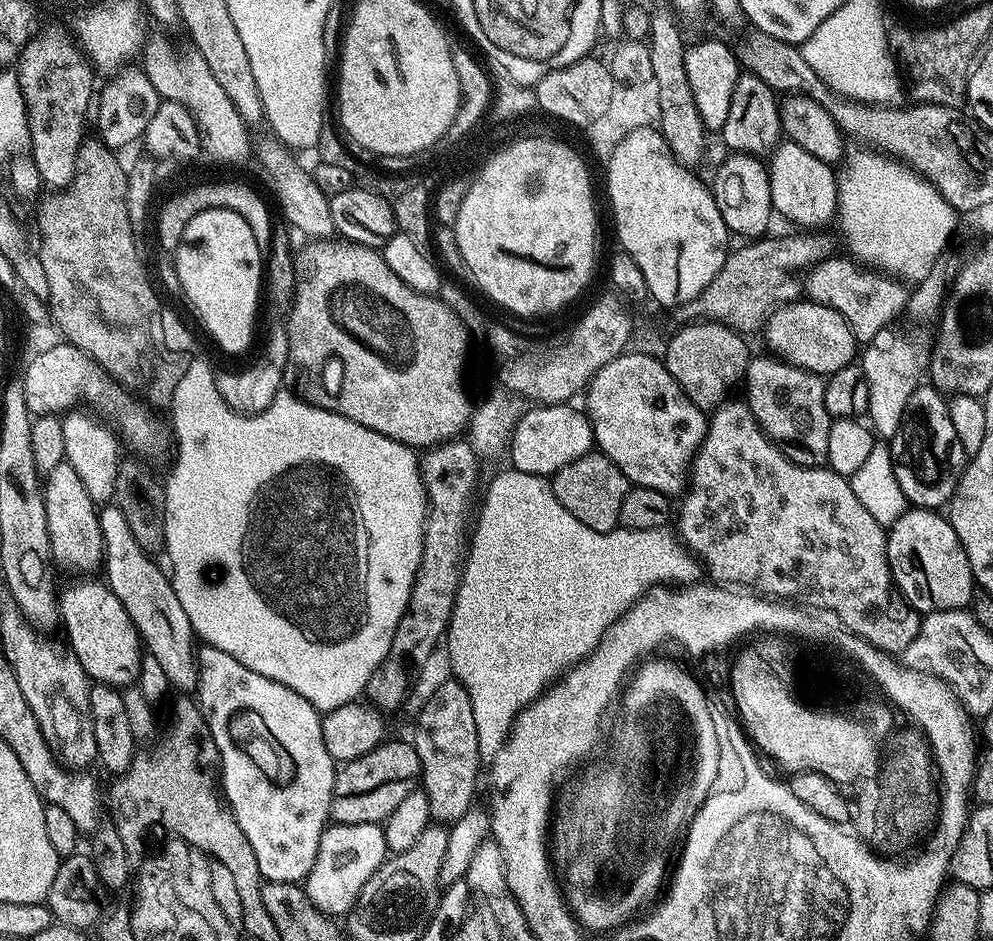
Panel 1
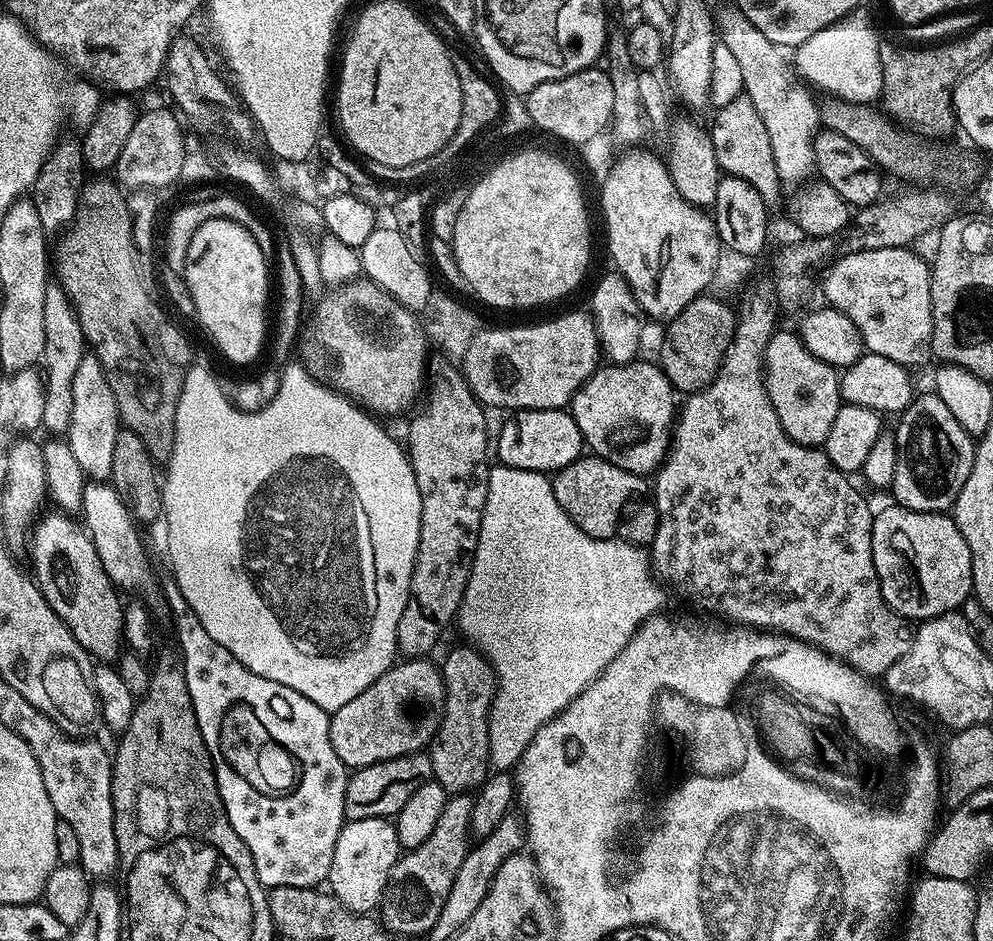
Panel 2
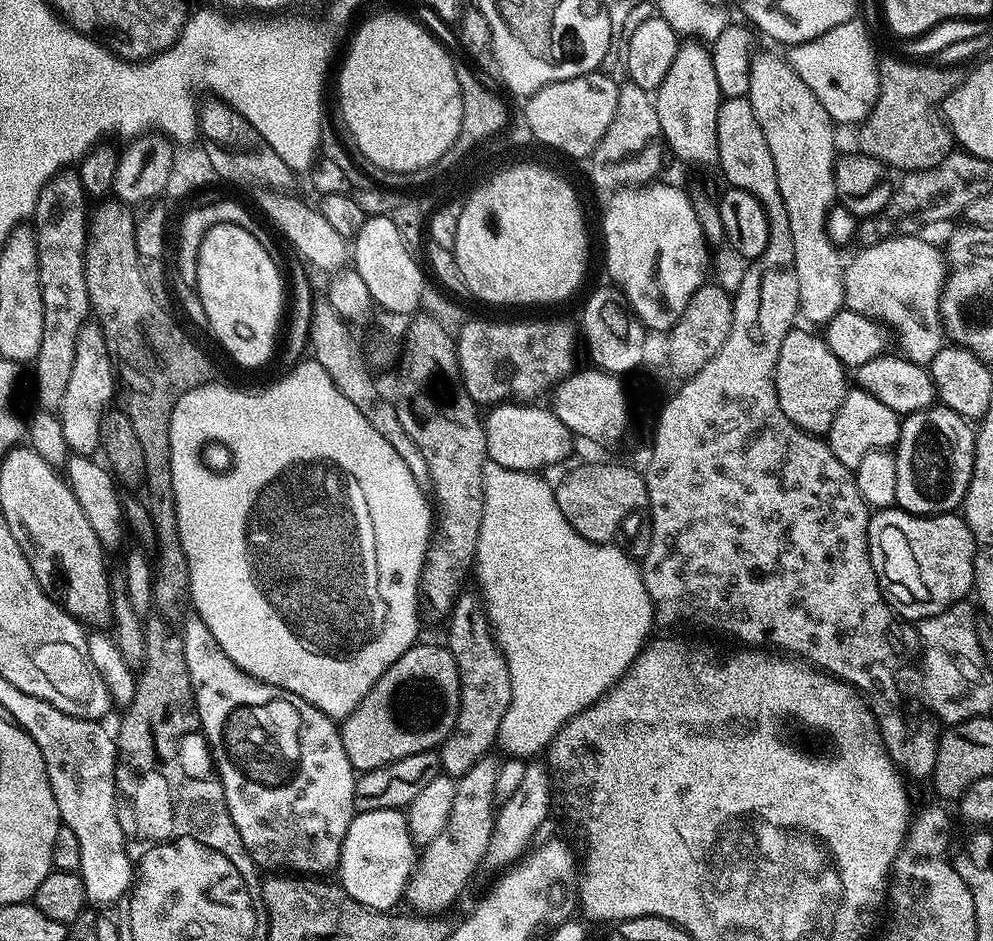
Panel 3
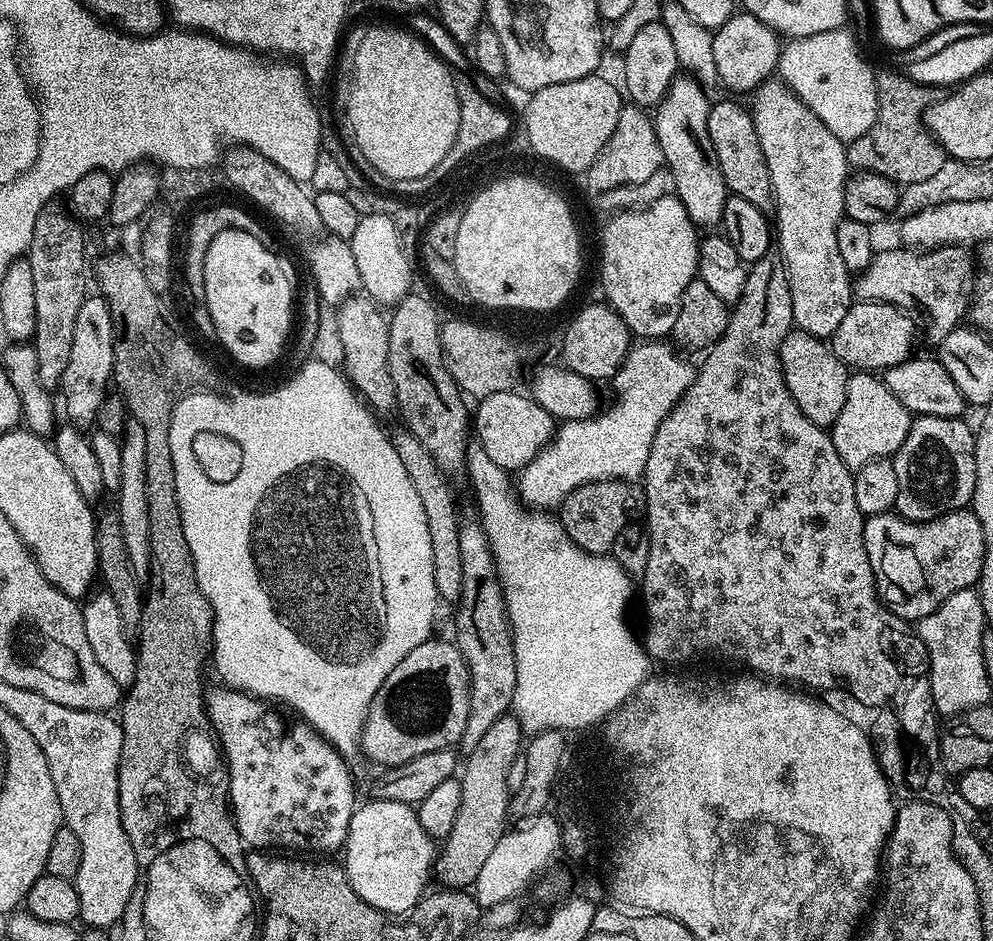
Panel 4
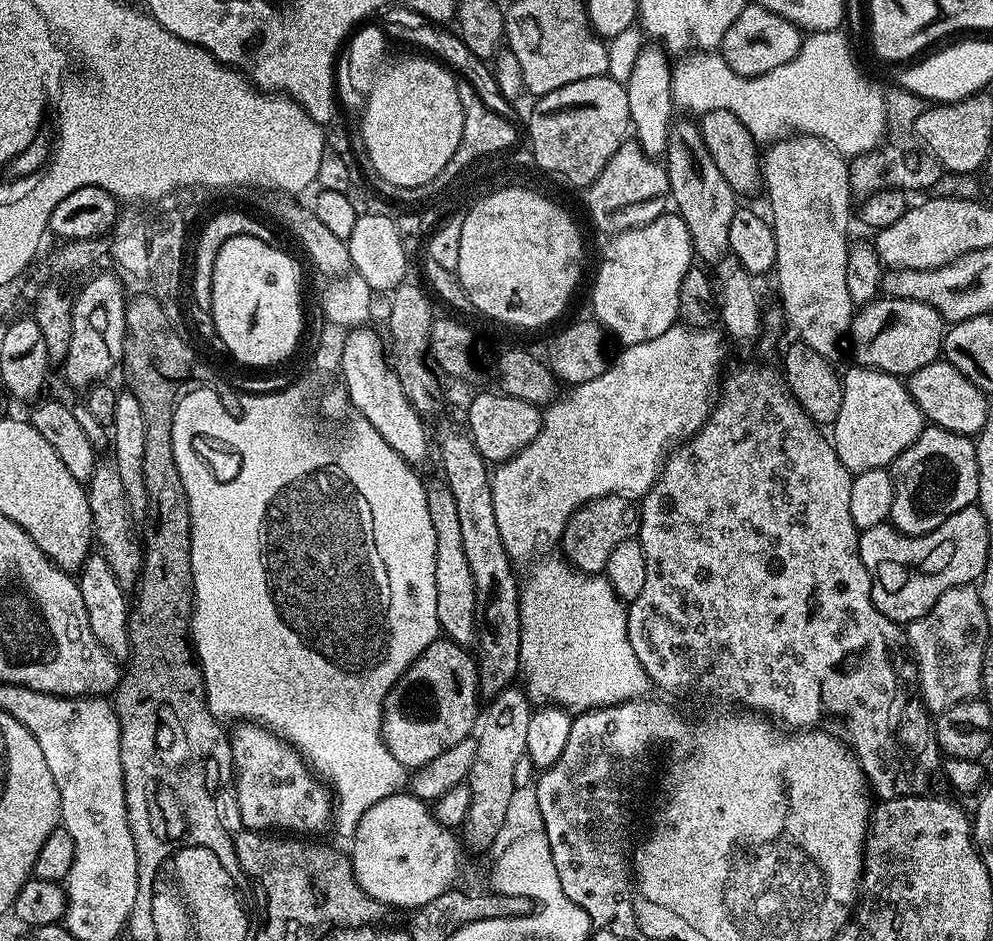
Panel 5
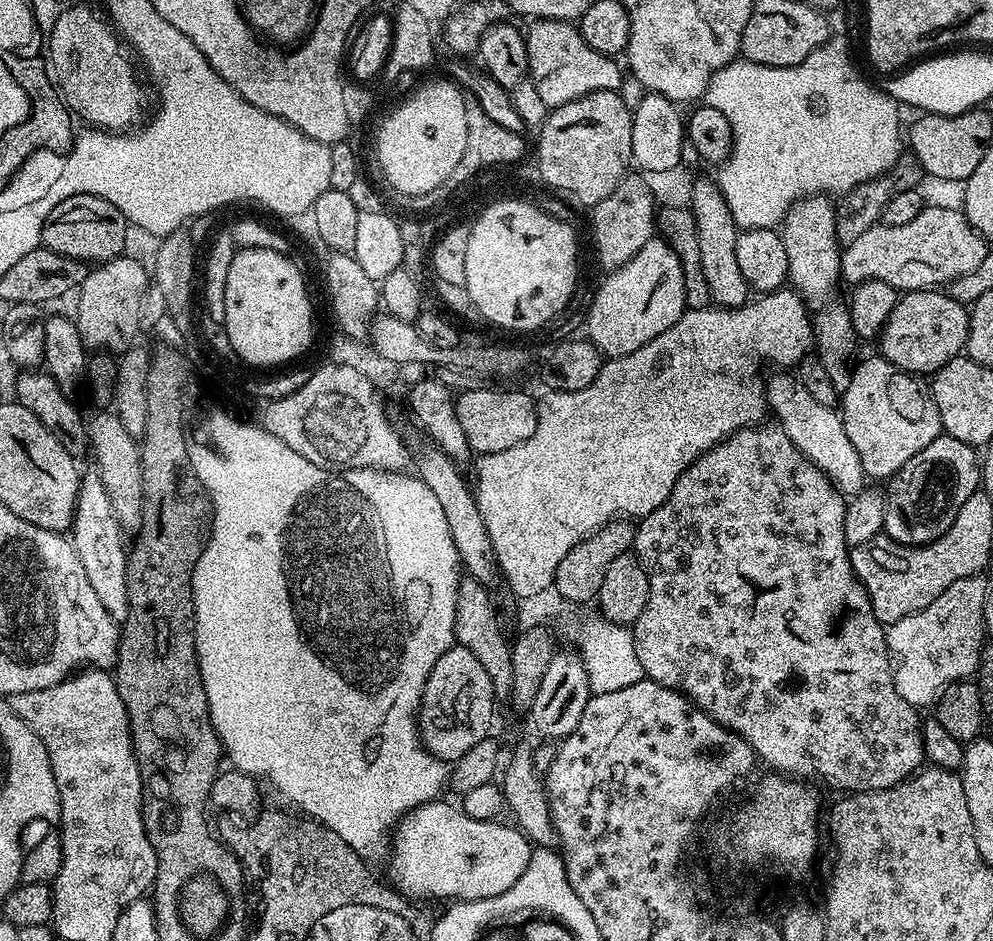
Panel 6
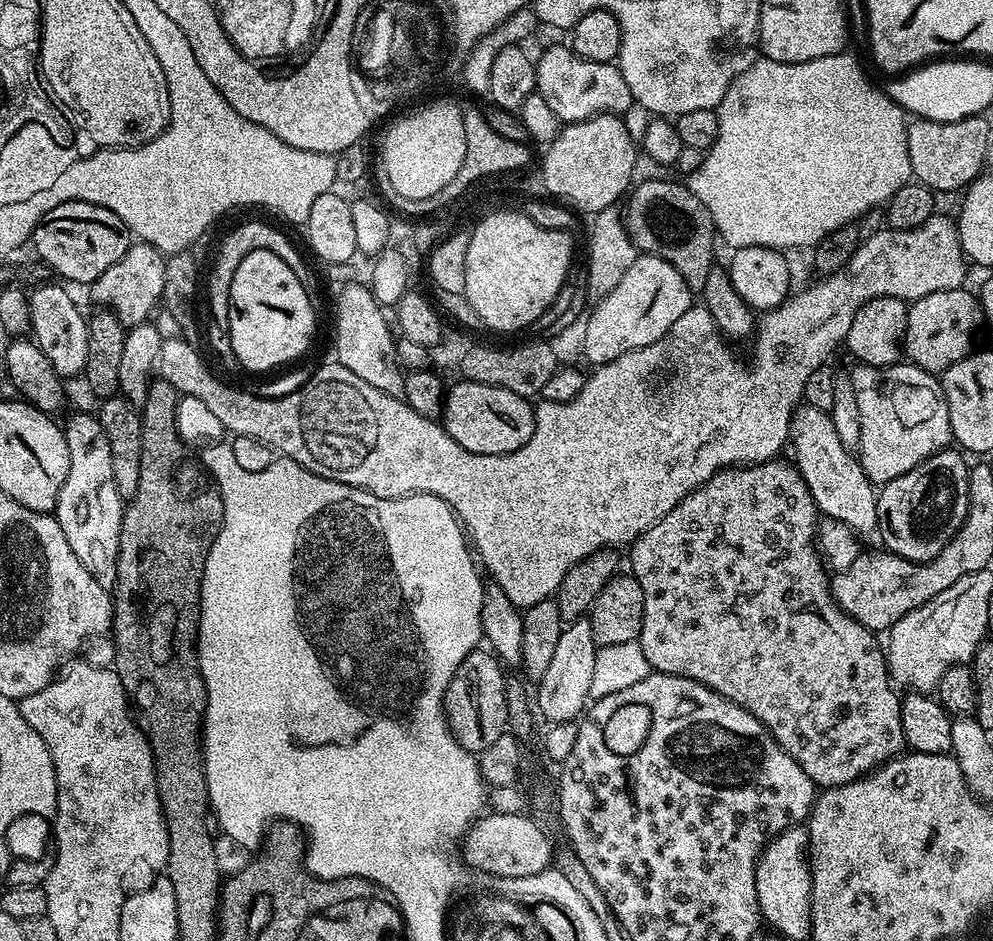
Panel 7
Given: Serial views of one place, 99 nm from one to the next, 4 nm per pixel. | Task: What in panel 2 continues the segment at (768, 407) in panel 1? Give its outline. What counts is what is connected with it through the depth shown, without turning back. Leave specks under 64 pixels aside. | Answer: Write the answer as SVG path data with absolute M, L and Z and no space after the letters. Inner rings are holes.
M773 331L770 342L766 342L764 390L778 414L782 430L790 439L803 448L823 446L842 406L840 378L831 364L822 362L822 358L814 358L814 354L806 350L804 341L795 331Z

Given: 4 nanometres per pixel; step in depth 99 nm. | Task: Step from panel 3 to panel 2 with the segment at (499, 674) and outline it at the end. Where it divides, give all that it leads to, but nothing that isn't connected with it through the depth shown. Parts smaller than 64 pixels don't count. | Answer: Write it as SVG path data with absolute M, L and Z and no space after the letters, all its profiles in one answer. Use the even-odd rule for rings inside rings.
M471 646L456 648L442 663L444 717L430 745L432 774L449 794L468 794L490 775L488 711L496 696L496 673L485 657Z

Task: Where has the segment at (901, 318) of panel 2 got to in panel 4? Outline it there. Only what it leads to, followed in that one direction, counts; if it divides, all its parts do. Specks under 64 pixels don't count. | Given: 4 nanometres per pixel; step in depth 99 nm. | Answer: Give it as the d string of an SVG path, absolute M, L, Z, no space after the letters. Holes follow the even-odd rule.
M895 246L885 252L877 251L870 266L854 280L854 292L860 300L878 300L882 304L894 304L898 308L913 310L921 308L936 323L937 337L950 334L965 319L970 293L974 288L974 260L960 246L945 246L931 250L917 250L907 246Z

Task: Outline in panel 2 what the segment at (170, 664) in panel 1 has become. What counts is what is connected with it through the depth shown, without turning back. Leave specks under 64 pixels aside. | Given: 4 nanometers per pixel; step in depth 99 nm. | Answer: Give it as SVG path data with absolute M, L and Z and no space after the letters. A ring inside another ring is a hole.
M85 483L80 512L84 516L83 527L91 535L94 550L98 550L98 558L102 558L102 570L106 570L110 582L125 593L148 592L154 588L154 572L152 576L152 564L144 553L144 540L140 537L141 529L132 519L128 504L111 483Z

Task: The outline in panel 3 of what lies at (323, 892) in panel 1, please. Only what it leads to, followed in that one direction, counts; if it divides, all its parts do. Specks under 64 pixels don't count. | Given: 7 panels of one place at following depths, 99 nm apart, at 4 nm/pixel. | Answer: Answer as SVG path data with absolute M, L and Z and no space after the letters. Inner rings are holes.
M401 809L357 812L346 830L346 838L338 865L338 883L347 896L354 898L362 906L373 908L375 912L388 912L395 909L392 907L396 903L401 903L404 887L412 876L412 869L416 867L417 859L418 849L410 838L408 823Z

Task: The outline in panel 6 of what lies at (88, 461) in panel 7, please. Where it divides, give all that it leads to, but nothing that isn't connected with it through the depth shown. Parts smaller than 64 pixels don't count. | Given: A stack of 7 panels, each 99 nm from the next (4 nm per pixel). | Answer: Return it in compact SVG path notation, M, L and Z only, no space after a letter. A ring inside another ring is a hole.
M95 474L85 475L76 499L76 517L72 519L70 543L82 562L82 570L86 570L86 578L90 581L98 602L102 602L106 614L117 622L124 621L128 613L128 552L126 542L124 544L120 536L122 537L121 526L114 518L106 492L102 490L100 477Z

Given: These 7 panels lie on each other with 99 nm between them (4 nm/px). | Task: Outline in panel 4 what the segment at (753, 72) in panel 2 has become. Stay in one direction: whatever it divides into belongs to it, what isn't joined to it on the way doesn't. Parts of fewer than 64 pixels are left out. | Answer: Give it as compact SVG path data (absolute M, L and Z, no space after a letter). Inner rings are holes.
M769 78L756 89L750 111L752 121L758 130L758 142L762 142L762 154L766 158L766 166L770 170L770 182L772 183L772 196L776 199L776 211L774 213L774 238L780 244L779 259L784 261L784 269L788 272L788 285L790 286L790 298L792 299L792 318L795 327L802 332L808 332L811 336L821 338L831 338L838 330L838 325L842 323L842 318L846 318L846 310L854 303L854 280L850 275L847 266L842 262L842 254L838 254L838 226L840 221L845 219L844 215L844 188L850 179L850 165L848 162L848 150L845 141L839 140L826 125L819 120L808 107L803 104L792 93L792 89L787 84L776 78Z

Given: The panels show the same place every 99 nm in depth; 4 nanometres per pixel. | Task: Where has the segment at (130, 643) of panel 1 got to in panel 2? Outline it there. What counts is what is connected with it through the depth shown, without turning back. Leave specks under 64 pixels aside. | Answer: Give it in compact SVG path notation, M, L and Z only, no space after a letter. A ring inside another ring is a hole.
M56 514L60 516L48 516L45 515L43 519L39 521L38 527L34 532L34 547L31 549L32 552L32 564L36 567L34 571L34 579L40 586L40 592L46 598L46 602L50 606L50 610L54 610L54 614L58 614L58 618L62 618L64 625L70 630L70 634L74 634L74 638L79 642L84 649L88 651L89 657L96 662L112 662L121 655L122 649L125 647L124 642L124 610L125 605L120 604L121 593L118 591L116 585L110 582L110 578L106 574L106 570L102 570L102 558L98 558L98 550L94 550L94 542L92 541L91 535L83 527L71 524L69 517L64 514Z

